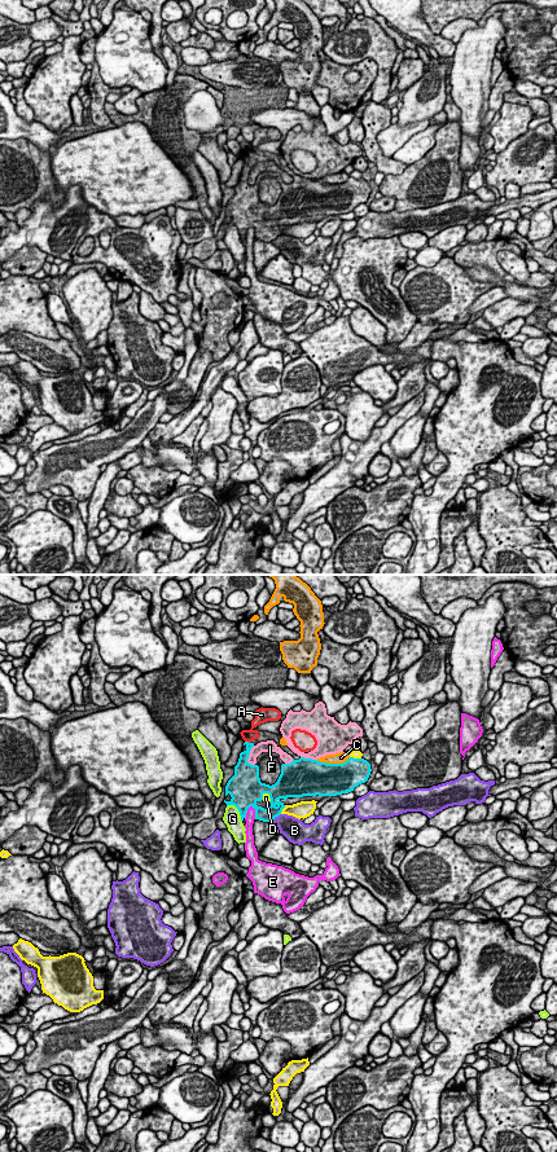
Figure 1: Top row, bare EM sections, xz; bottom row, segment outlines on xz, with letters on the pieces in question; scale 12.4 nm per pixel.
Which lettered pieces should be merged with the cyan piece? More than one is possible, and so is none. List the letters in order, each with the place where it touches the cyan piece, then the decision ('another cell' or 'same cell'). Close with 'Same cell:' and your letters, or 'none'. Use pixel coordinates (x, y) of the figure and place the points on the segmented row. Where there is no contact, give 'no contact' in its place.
A: xz (248, 742) | same cell
B: xz (275, 817) | another cell
C: xz (333, 764) | another cell
D: xz (283, 808) | another cell
E: xz (246, 812) | another cell
F: xz (248, 756) | another cell
G: xz (238, 810) | another cell
Same cell: A

